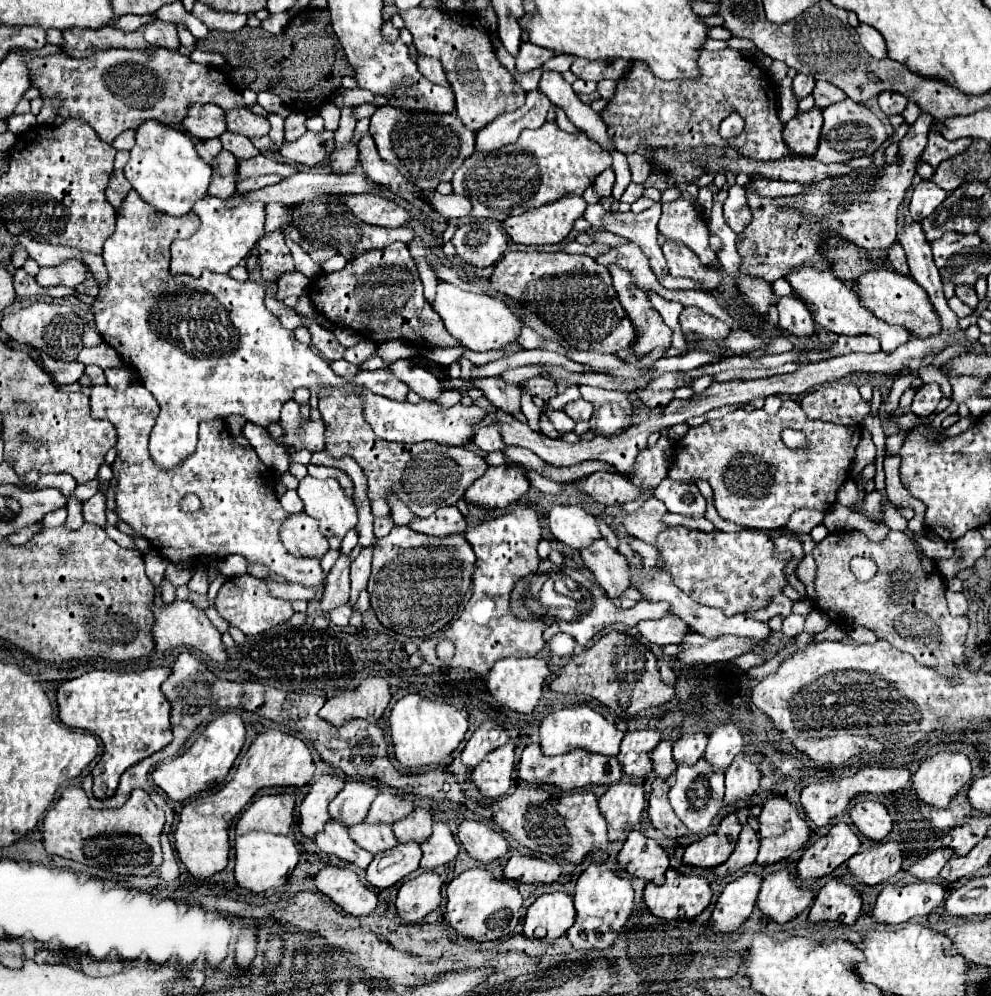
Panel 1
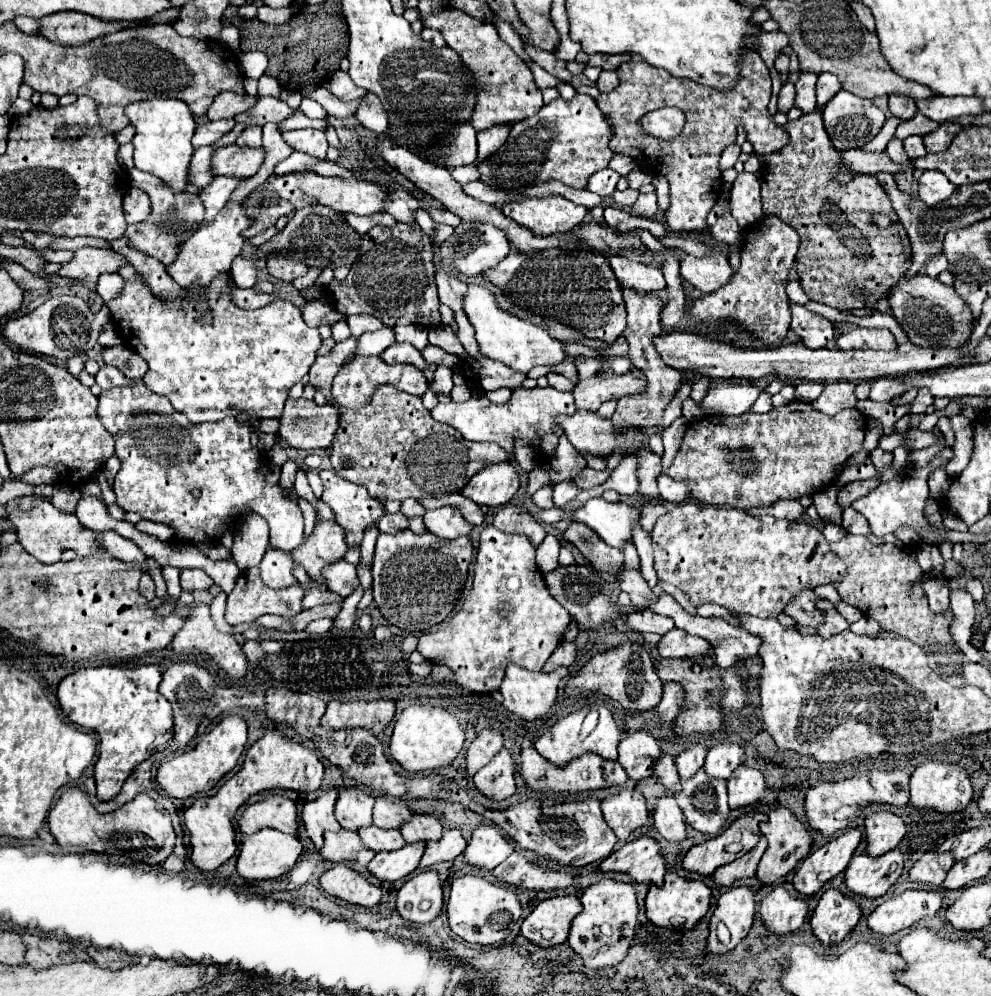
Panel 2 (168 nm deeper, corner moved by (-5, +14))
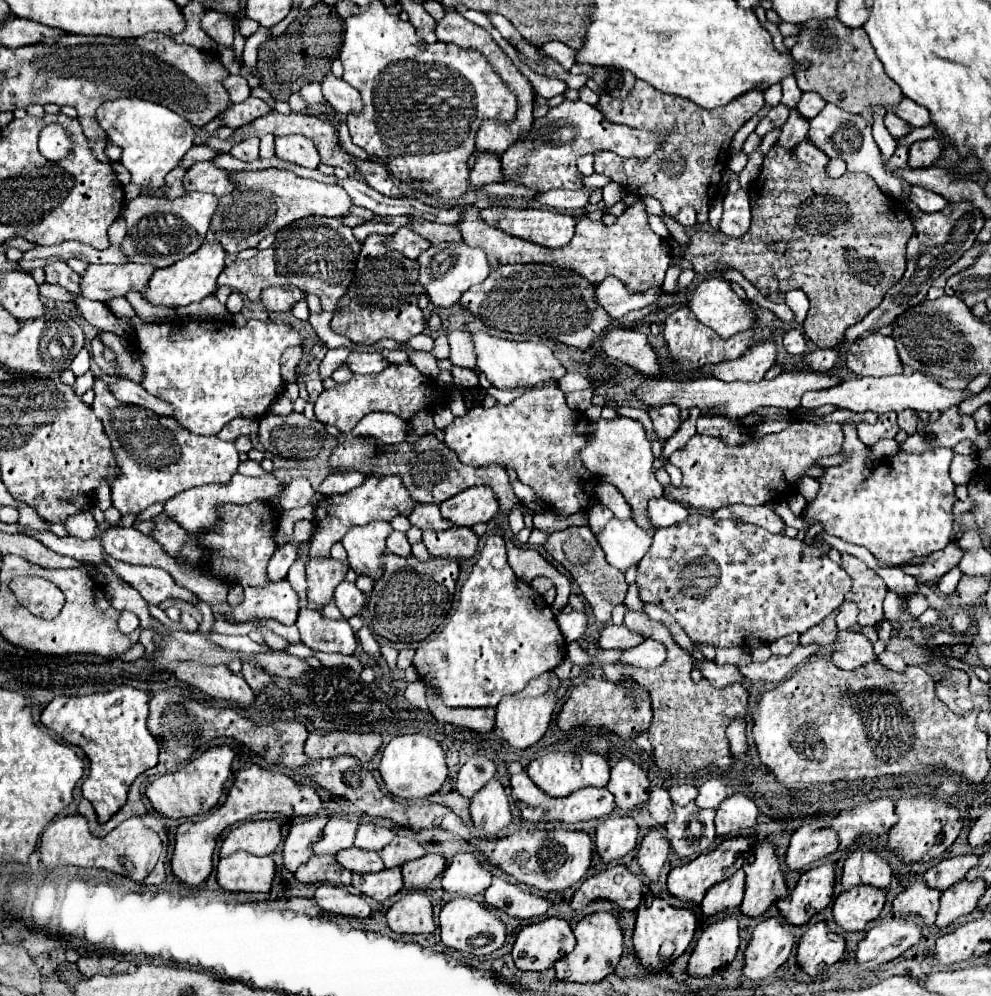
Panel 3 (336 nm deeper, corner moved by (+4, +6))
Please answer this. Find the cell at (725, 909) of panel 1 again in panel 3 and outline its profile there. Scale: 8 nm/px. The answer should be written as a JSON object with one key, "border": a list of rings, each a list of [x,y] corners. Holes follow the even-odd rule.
{"border":[[[729,914],[709,924],[689,958],[687,972],[693,976],[709,976],[715,970],[727,966],[739,948],[739,920]]]}

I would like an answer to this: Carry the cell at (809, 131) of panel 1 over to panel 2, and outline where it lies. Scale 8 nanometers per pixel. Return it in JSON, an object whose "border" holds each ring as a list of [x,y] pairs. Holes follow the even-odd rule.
{"border":[[[820,110],[786,122],[784,130],[790,136],[788,144],[762,158],[768,168],[762,176],[764,216],[778,216],[800,234],[796,270],[810,300],[838,310],[866,308],[856,290],[870,294],[868,304],[874,304],[910,268],[912,252],[906,230],[876,174],[852,174],[854,178],[846,184],[836,180],[838,174],[850,170],[830,142]],[[874,214],[890,216],[892,224],[878,228],[872,222]]]}

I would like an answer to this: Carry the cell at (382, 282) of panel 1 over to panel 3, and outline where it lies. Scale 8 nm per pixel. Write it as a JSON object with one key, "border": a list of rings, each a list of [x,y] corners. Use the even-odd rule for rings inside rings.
{"border":[[[371,234],[361,242],[357,268],[351,286],[339,300],[339,310],[333,314],[331,328],[337,334],[347,336],[357,344],[371,346],[381,338],[393,338],[407,342],[411,336],[421,334],[427,328],[427,320],[417,306],[423,286],[419,284],[417,262],[387,246],[391,236]]]}

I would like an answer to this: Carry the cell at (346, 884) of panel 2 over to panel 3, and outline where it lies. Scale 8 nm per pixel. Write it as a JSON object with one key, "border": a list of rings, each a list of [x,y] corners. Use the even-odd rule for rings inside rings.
{"border":[[[319,884],[315,890],[315,900],[325,912],[357,918],[367,918],[371,914],[371,908],[363,896],[349,894],[343,886],[337,884]]]}

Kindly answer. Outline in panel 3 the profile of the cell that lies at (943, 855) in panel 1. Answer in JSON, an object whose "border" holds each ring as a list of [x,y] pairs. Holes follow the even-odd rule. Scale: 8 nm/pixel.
{"border":[[[917,880],[911,884],[911,888],[905,888],[895,900],[893,910],[901,914],[919,914],[923,916],[925,924],[935,924],[935,914],[939,910],[939,898],[941,892],[935,892],[935,888],[927,888],[923,880]]]}

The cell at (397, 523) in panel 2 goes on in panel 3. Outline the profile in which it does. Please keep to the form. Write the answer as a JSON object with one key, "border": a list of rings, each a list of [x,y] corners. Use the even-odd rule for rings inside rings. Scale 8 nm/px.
{"border":[[[391,532],[391,536],[387,536],[387,548],[389,552],[397,554],[397,556],[409,556],[411,554],[411,544],[407,540],[407,536],[403,532]]]}

